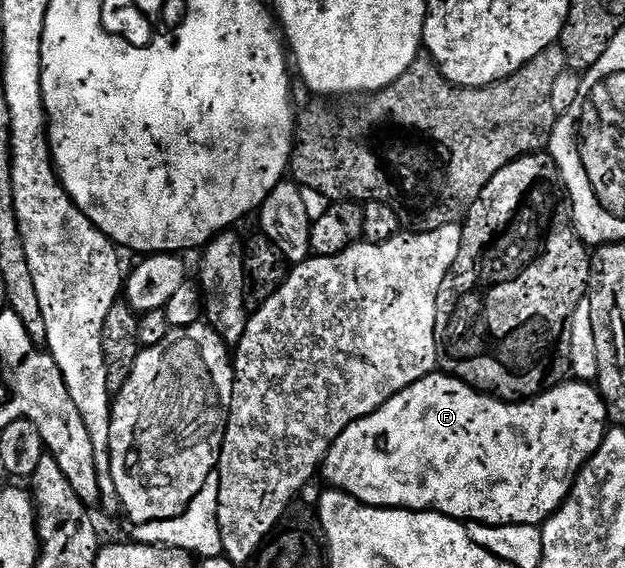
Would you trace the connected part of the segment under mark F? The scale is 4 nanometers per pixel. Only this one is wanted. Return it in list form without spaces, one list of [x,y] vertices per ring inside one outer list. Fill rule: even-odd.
[[[442,371],[430,373],[417,383],[405,387],[393,399],[389,399],[380,409],[373,411],[367,417],[362,417],[344,431],[331,444],[327,458],[321,466],[321,477],[324,477],[330,488],[342,489],[351,497],[355,497],[362,505],[376,505],[378,509],[410,509],[412,511],[430,511],[452,517],[454,521],[478,523],[480,525],[537,525],[542,526],[557,510],[562,507],[563,500],[571,493],[575,478],[586,465],[591,454],[601,447],[603,438],[607,435],[609,418],[607,402],[594,384],[586,381],[568,379],[553,389],[546,389],[538,397],[526,401],[504,401],[490,395],[484,395],[472,385],[467,385],[455,377],[449,377]]]

